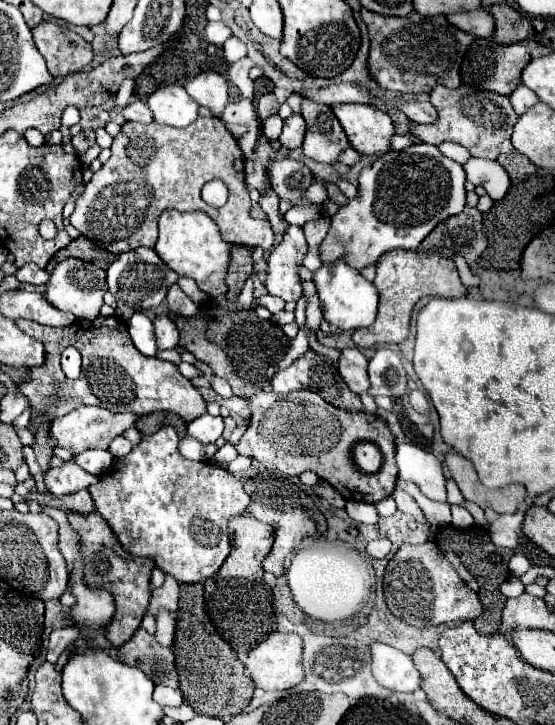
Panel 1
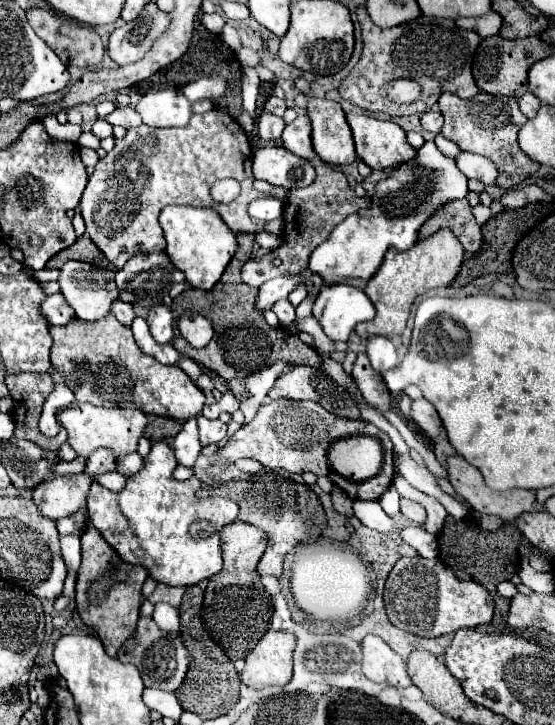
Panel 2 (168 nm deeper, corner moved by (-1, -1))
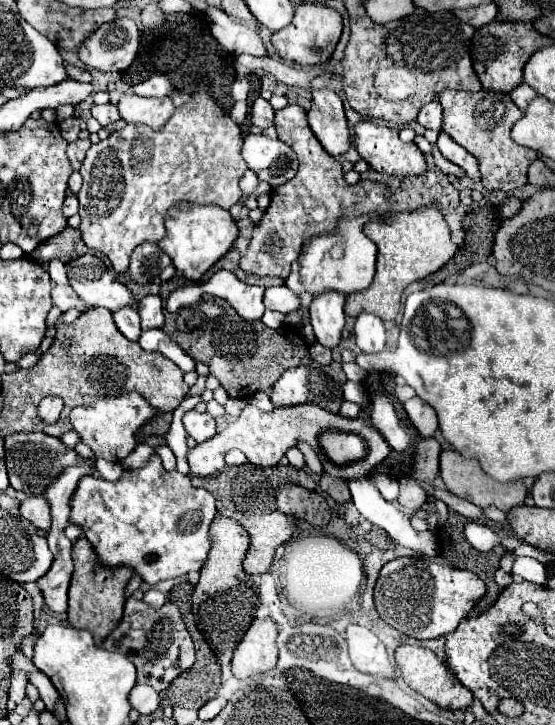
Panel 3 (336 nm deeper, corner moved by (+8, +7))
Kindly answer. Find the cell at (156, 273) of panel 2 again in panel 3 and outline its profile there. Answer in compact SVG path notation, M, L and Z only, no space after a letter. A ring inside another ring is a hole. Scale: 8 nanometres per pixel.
M144 242L144 244L138 244L138 248L134 248L128 272L132 274L132 278L138 286L146 286L146 284L150 284L150 280L154 276L160 276L160 272L168 264L172 264L172 260L166 252L162 252L158 248L158 244Z

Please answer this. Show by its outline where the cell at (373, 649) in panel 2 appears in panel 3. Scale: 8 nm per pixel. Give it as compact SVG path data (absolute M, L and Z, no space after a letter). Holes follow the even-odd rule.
M352 624L344 632L352 664L366 674L378 674L384 678L394 678L394 666L388 660L384 644L376 634L364 626Z

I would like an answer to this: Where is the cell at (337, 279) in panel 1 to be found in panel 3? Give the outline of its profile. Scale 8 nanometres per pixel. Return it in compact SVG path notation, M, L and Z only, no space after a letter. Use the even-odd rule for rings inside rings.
M324 292L312 300L312 326L318 344L334 350L342 340L344 330L344 296L338 292Z

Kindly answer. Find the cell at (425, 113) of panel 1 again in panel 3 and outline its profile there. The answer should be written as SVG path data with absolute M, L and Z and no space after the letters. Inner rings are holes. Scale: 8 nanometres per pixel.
M432 100L430 104L422 106L420 114L418 114L418 122L424 126L424 128L430 128L430 130L442 130L442 106L438 100Z

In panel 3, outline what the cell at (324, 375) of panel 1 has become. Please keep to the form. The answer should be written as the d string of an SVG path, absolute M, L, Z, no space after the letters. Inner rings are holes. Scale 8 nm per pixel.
M300 366L286 370L272 388L272 404L288 408L298 404L316 404L328 412L338 412L344 396L336 382L322 370Z

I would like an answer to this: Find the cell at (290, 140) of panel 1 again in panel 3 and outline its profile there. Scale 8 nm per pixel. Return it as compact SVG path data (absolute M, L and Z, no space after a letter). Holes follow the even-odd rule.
M288 104L286 108L276 110L274 128L278 138L296 152L300 168L290 182L272 190L270 206L254 228L248 252L240 258L240 268L256 276L280 276L286 280L304 240L334 232L340 218L364 216L370 212L390 212L392 194L390 188L380 182L360 180L354 186L346 184L342 164L322 148L308 126L306 110L302 106Z

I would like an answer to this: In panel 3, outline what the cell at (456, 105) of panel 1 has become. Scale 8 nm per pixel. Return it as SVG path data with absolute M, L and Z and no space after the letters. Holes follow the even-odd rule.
M444 90L438 100L444 108L442 132L452 136L478 160L482 184L488 190L512 192L528 184L526 172L528 166L538 158L538 154L530 148L518 146L510 136L512 126L522 118L522 110L512 102L508 94L490 90L480 90L474 94L464 90Z

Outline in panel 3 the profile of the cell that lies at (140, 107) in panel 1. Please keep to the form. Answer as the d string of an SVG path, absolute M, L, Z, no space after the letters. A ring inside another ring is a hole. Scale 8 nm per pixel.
M114 104L92 106L92 116L94 116L102 126L108 126L108 124L112 124L112 122L118 122L118 120L120 120L118 108L116 108Z

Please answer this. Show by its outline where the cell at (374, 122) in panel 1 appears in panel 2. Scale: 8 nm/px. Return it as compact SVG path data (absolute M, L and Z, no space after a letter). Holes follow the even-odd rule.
M347 112L347 122L355 138L357 156L373 170L395 168L415 156L415 150L407 144L399 124L371 118L361 112Z

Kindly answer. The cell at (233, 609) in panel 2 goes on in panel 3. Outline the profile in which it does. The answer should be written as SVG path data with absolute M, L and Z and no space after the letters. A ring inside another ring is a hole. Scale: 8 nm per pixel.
M216 516L210 524L210 540L212 548L206 564L200 570L200 582L192 594L192 614L198 624L198 630L204 634L204 640L210 644L212 652L220 660L220 664L230 664L232 652L242 640L244 632L254 620L258 600L258 590L252 586L250 576L242 568L242 560L248 550L248 534L246 530L224 516Z

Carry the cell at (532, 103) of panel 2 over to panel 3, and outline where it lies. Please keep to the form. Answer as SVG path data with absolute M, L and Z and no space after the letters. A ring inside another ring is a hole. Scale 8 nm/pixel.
M526 82L520 84L518 88L514 88L510 92L510 98L514 100L514 104L520 108L520 110L526 110L526 106L538 96L538 92L534 92L534 88L530 88Z

